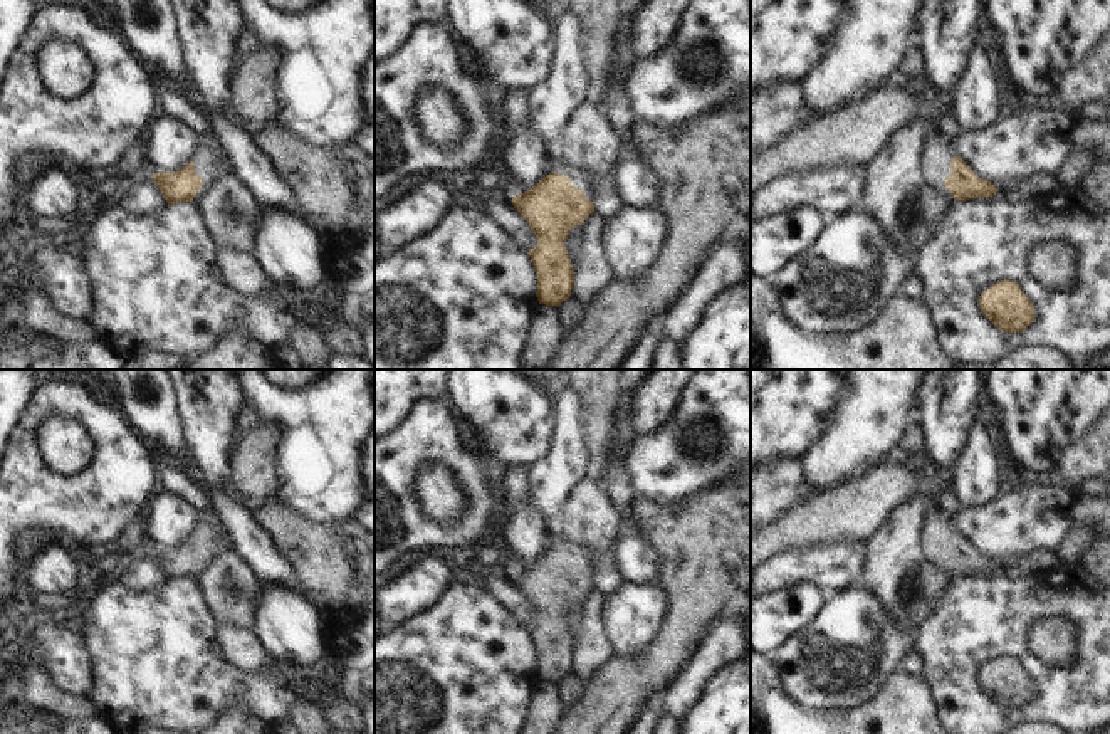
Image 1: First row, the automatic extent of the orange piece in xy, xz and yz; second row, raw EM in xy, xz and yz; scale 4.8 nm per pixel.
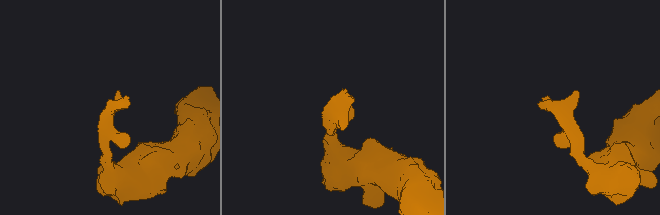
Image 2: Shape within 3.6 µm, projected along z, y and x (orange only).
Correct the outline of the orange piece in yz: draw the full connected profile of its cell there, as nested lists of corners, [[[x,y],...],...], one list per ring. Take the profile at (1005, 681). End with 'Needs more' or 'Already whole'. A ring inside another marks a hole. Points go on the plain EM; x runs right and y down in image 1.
[[[1001,657],[982,667],[979,682],[984,692],[1001,707],[1019,709],[1034,697],[1033,679],[1013,657]]]. Already whole.

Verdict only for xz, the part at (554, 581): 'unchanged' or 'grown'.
grown

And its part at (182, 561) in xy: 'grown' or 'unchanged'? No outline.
grown

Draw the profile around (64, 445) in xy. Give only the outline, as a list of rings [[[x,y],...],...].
[[[42,418],[35,437],[42,464],[64,477],[84,469],[94,454],[87,432],[71,418]]]

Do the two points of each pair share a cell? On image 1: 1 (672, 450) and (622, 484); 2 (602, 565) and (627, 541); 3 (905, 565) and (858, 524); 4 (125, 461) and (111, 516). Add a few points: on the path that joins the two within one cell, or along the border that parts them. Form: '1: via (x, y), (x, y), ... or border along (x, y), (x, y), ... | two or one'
1: border along (630, 440), (625, 450), (625, 471), (635, 498) | two
2: border along (618, 514), (615, 570), (623, 581) | two
3: border along (897, 506), (867, 543) | two
4: via (120, 474), (113, 487), (113, 503) | one

